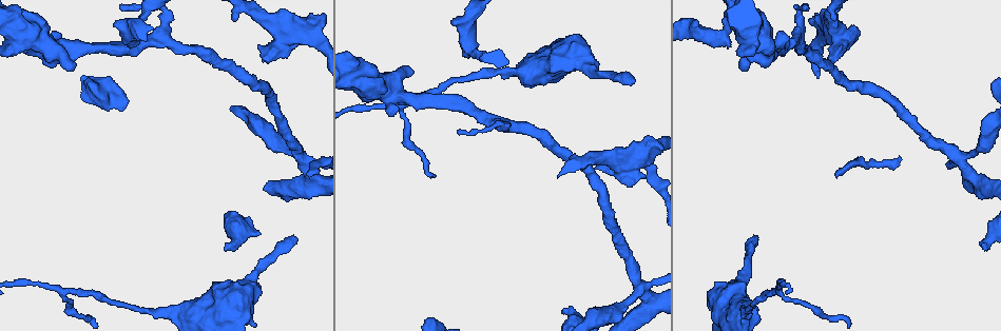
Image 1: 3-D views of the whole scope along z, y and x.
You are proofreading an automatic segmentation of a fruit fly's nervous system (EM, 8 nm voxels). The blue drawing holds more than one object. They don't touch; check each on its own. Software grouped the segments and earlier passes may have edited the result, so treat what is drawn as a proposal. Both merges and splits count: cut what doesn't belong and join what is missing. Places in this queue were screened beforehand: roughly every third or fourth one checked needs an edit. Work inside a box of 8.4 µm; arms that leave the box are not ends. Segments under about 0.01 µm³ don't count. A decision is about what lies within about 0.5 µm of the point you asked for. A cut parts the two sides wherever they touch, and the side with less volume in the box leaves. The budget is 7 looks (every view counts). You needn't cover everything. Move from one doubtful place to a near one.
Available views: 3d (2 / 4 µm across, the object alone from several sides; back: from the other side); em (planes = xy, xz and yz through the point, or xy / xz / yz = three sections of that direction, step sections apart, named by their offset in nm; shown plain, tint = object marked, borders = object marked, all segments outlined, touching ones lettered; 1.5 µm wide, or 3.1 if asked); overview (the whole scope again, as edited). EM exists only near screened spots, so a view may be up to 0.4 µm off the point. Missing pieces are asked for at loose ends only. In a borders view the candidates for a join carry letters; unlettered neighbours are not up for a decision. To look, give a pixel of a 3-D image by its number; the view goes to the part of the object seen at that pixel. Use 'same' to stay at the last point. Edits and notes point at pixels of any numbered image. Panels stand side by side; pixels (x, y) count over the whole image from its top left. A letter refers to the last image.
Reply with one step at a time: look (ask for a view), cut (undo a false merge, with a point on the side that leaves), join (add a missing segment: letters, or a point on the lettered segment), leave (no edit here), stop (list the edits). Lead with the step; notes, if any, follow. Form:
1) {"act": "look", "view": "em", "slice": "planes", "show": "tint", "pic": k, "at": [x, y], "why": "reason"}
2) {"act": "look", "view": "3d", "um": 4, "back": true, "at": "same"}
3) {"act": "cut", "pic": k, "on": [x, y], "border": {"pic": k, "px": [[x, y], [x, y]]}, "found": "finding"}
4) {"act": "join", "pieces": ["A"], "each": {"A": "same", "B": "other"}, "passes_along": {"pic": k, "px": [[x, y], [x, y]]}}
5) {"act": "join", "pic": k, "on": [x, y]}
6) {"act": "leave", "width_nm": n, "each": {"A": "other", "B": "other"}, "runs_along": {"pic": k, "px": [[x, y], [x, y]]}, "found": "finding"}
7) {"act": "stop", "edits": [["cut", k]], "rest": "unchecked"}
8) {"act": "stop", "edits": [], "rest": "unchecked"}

{"act": "look", "view": "3d", "um": 2, "back": true, "pic": 1, "at": [562, 313], "why": "free end"}

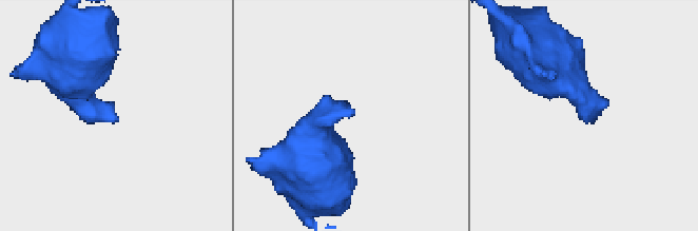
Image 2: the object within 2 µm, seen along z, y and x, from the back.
{"act": "look", "view": "em", "slice": "planes", "show": "borders", "pic": 2, "at": [586, 117], "why": "need the tissue"}

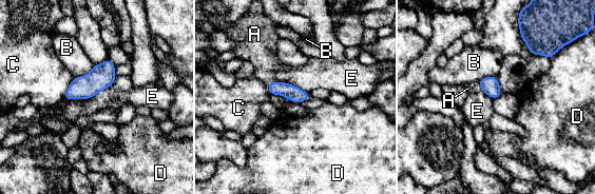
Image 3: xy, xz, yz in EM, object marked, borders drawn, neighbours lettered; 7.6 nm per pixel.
{"act": "join", "pieces": ["A"], "longest_contact_nm": ["E", 340], "each": {"A": "same", "B": "other", "C": "other", "D": "other", "E": "other"}, "found": "the neuron continues"}

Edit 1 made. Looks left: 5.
{"act": "look", "view": "em", "slice": "planes", "show": "tint", "pic": 1, "at": [639, 283]}

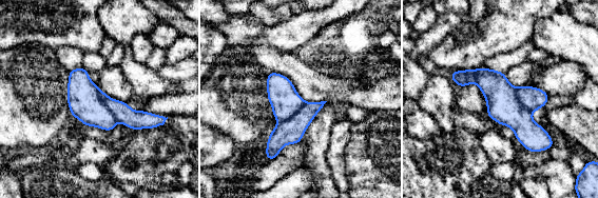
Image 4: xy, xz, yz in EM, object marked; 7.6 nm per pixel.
{"act": "look", "view": "em", "slice": "planes", "show": "borders", "at": "same", "why": "what lies round it"}

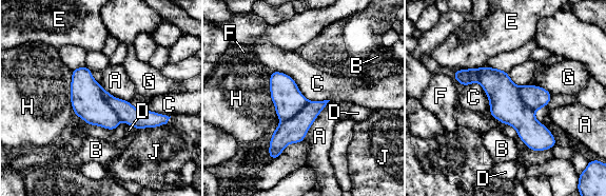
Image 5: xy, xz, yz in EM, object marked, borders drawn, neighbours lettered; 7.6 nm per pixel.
{"act": "cut", "pic": 5, "on": [124, 110], "each": {"A": "other", "B": "other", "C": "other", "D": "other", "E": "other", "F": "other", "G": "other", "H": "other", "J": "other"}, "part_leaving": {"pic": 5, "px": [[323, 103], [316, 106], [271, 155]]}, "found": "two neurons meet here"}

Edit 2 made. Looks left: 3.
{"act": "look", "view": "em", "slice": "planes", "show": "borders", "pic": 1, "at": [628, 80], "why": "an open end"}

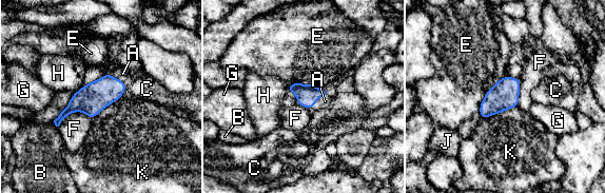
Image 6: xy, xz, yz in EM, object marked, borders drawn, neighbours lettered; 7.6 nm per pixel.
{"act": "join", "pieces": ["A"], "each": {"A": "same", "B": "other", "C": "other", "E": "other", "F": "other", "G": "other", "H": "other", "J": "other", "K": "other"}, "passes_along": {"pic": 6, "px": [[91, 99], [116, 78], [122, 74]]}, "found": "it goes on there"}

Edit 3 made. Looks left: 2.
{"act": "stop", "edits": [["join", 3], ["cut", 5], ["join", 6]], "rest": "unchecked"}

